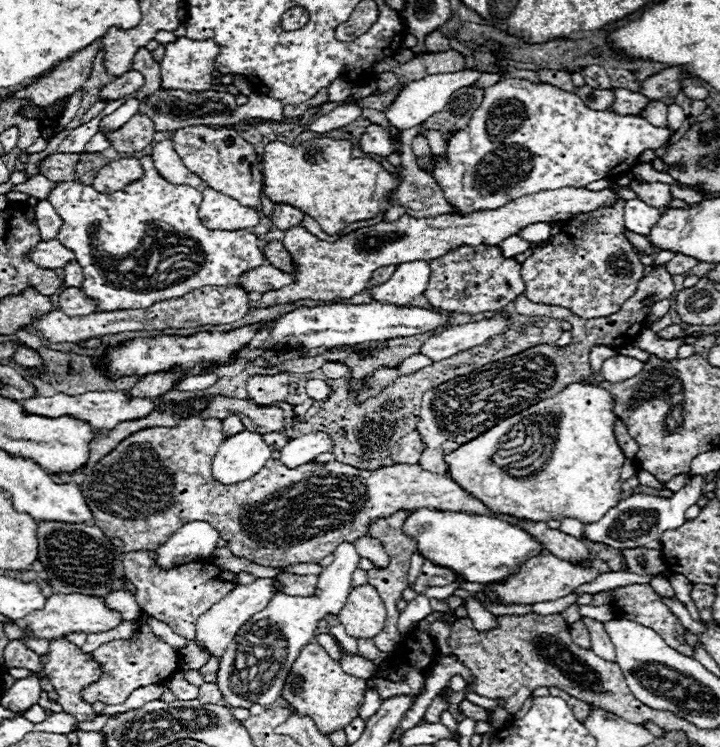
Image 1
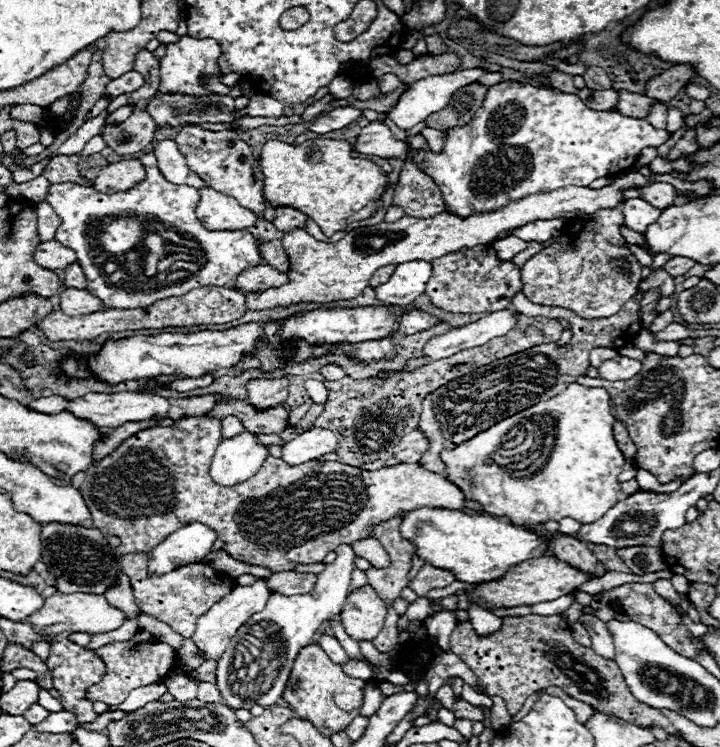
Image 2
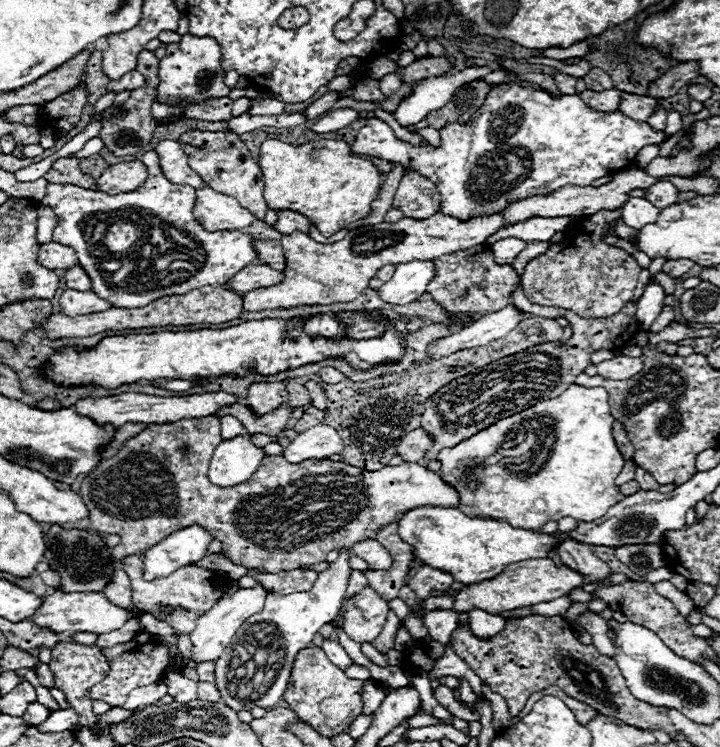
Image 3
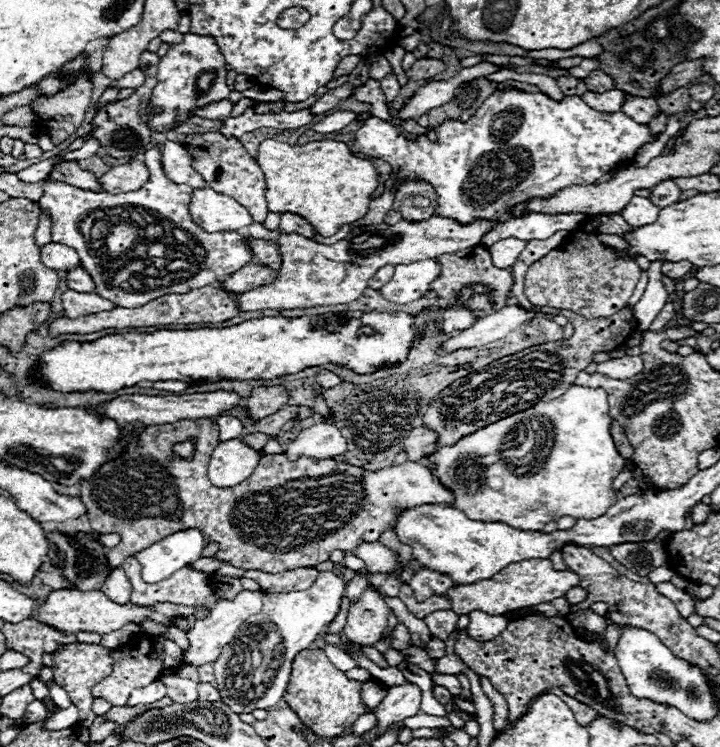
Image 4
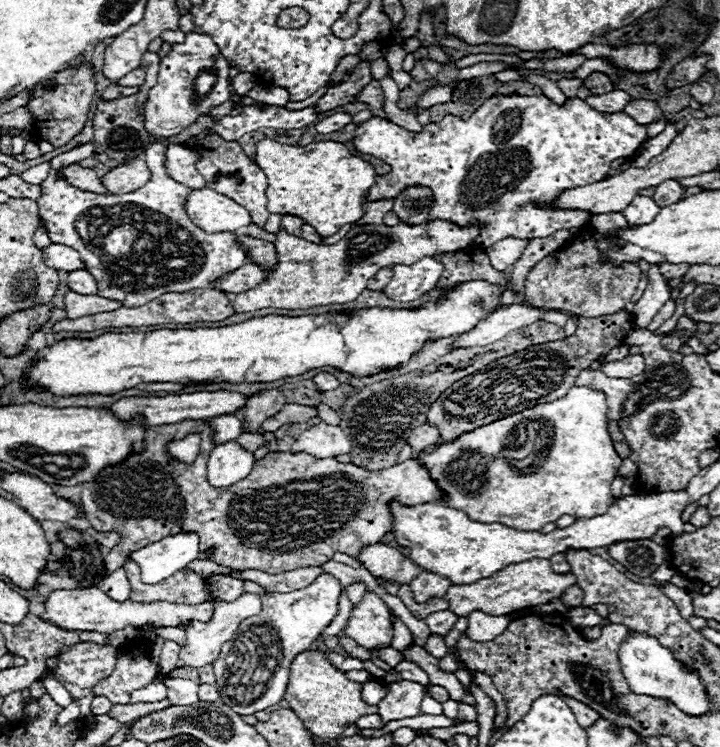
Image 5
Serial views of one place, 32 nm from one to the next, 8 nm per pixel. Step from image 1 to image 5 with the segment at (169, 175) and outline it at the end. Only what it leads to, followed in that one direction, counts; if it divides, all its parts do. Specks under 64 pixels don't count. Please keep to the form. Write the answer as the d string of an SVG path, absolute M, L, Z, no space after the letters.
M170 144L168 152L166 152L166 170L168 170L170 178L178 180L180 184L186 184L194 190L204 188L206 180L196 170L198 160L200 160L200 156L196 152L192 152L190 148Z

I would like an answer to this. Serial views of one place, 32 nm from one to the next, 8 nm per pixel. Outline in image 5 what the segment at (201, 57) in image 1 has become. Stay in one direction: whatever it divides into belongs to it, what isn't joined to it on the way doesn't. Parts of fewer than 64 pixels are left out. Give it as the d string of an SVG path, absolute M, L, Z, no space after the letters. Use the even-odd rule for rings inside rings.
M188 32L186 40L182 44L174 44L172 52L162 58L160 62L160 74L158 74L158 84L150 88L148 100L144 104L144 126L148 128L148 134L152 136L176 136L190 128L200 116L210 116L214 106L220 106L230 100L228 94L228 70L230 64L228 60L220 54L218 46L208 34L198 34L198 32ZM200 74L214 74L216 82L206 98L200 102L192 100L194 94L194 80Z

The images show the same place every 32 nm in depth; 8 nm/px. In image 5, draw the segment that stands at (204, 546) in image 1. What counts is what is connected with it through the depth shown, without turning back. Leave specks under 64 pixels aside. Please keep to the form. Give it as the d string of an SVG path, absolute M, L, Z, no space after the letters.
M176 534L168 536L148 548L130 552L128 558L136 560L142 568L142 580L146 584L158 584L174 576L186 564L198 558L198 536L196 534Z

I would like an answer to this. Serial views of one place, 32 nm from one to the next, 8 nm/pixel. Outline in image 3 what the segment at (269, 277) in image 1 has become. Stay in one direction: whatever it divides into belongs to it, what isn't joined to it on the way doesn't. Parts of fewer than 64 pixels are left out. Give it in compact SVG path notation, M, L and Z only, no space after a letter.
M250 264L248 268L240 270L232 280L228 280L226 288L244 294L248 290L278 284L280 280L282 280L282 274L278 270L274 270L274 268L266 266L266 264Z

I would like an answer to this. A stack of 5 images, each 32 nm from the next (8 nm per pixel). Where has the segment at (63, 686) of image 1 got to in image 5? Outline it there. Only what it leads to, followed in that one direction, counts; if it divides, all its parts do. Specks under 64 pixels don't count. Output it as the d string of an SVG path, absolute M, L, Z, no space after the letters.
M80 642L56 658L56 664L58 664L56 678L72 694L72 698L80 698L80 718L84 718L86 724L90 724L90 720L94 718L90 712L90 702L92 702L90 688L114 672L116 660L118 660L116 654L120 654L120 646L100 646L100 644L92 644L92 642Z

